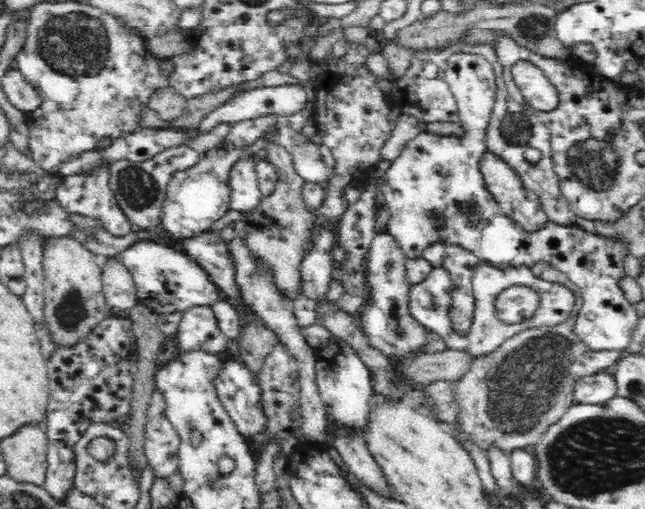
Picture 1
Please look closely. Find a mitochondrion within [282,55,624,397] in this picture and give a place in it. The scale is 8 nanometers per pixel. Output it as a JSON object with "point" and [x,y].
{"point":[515,131]}

